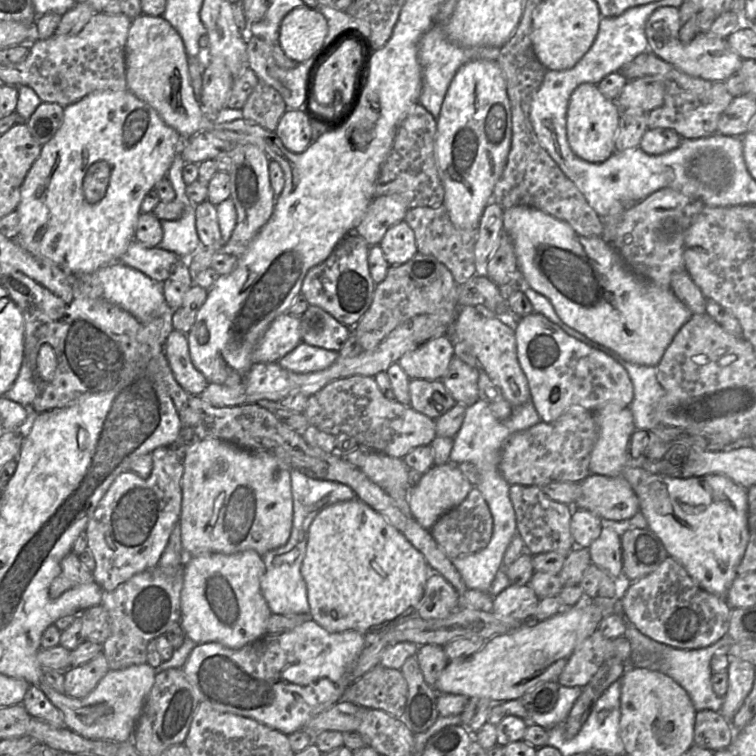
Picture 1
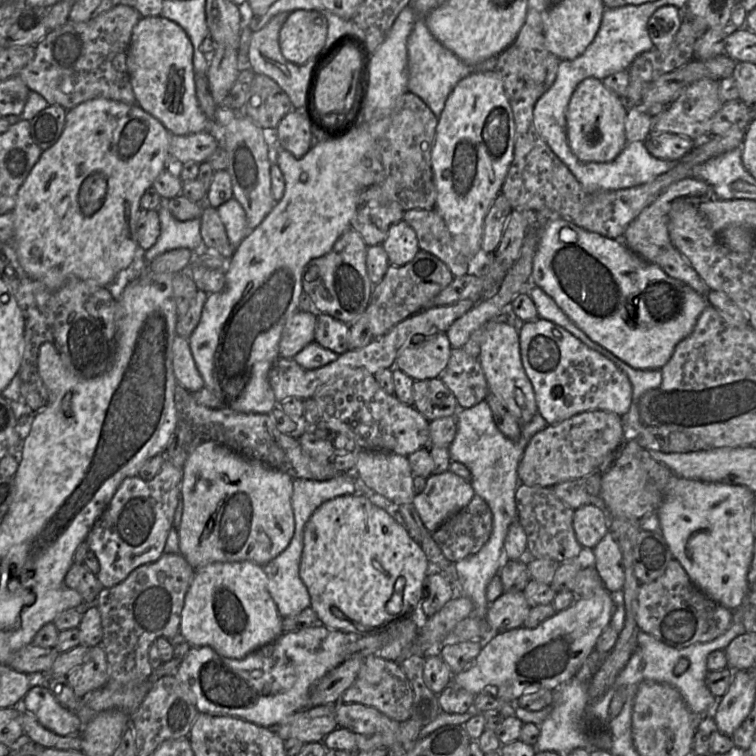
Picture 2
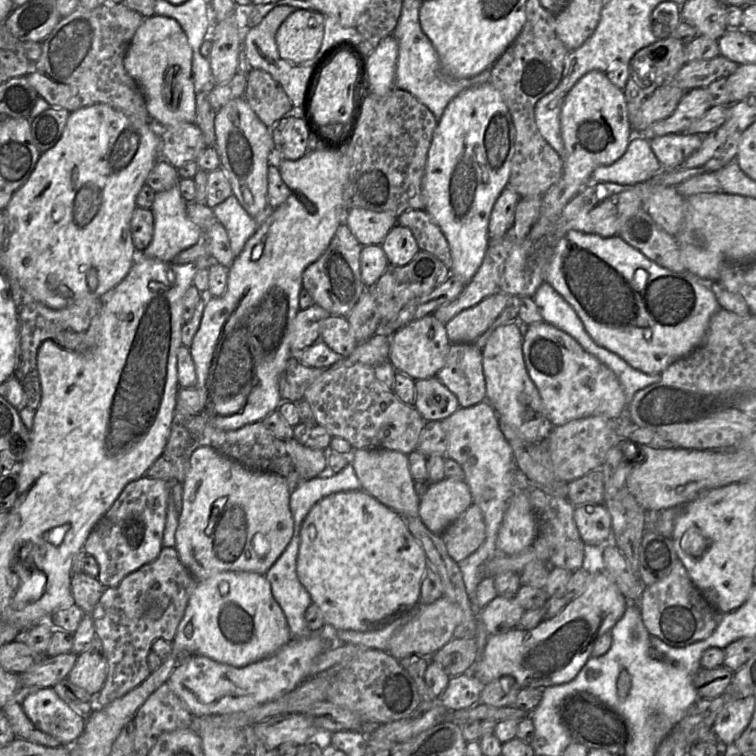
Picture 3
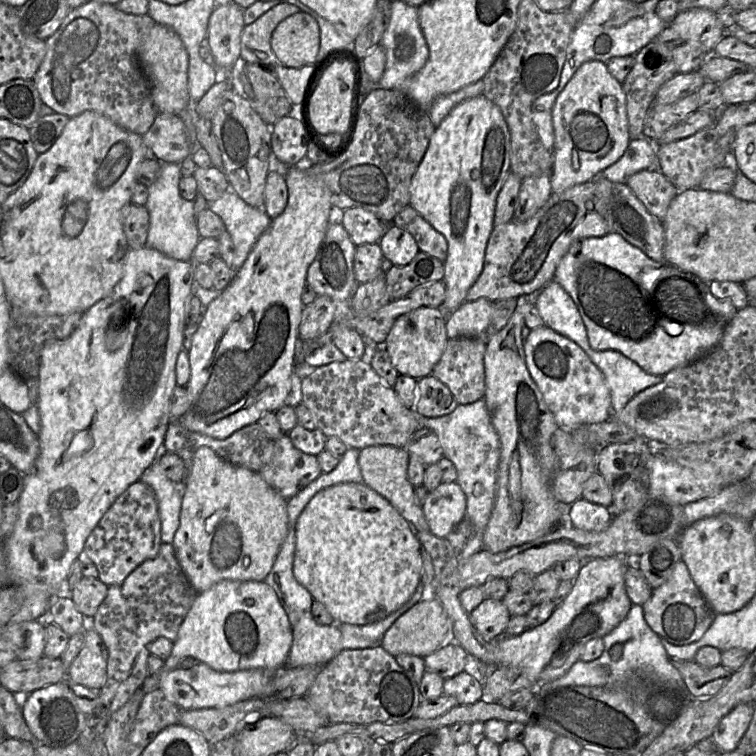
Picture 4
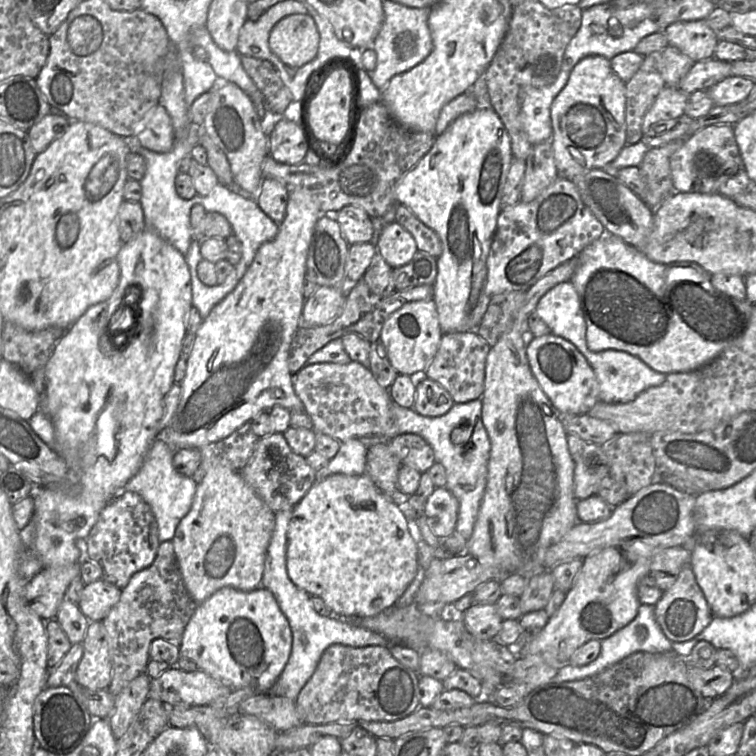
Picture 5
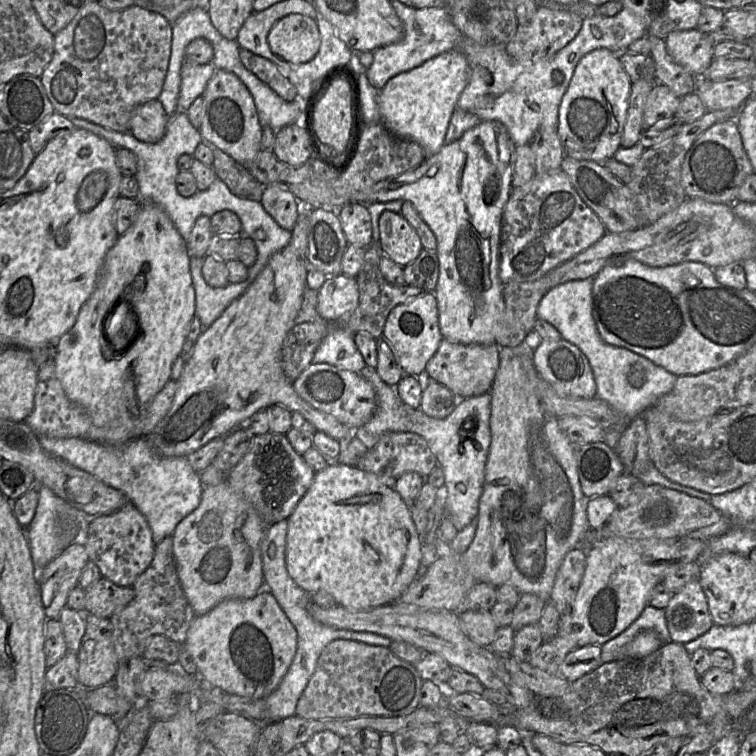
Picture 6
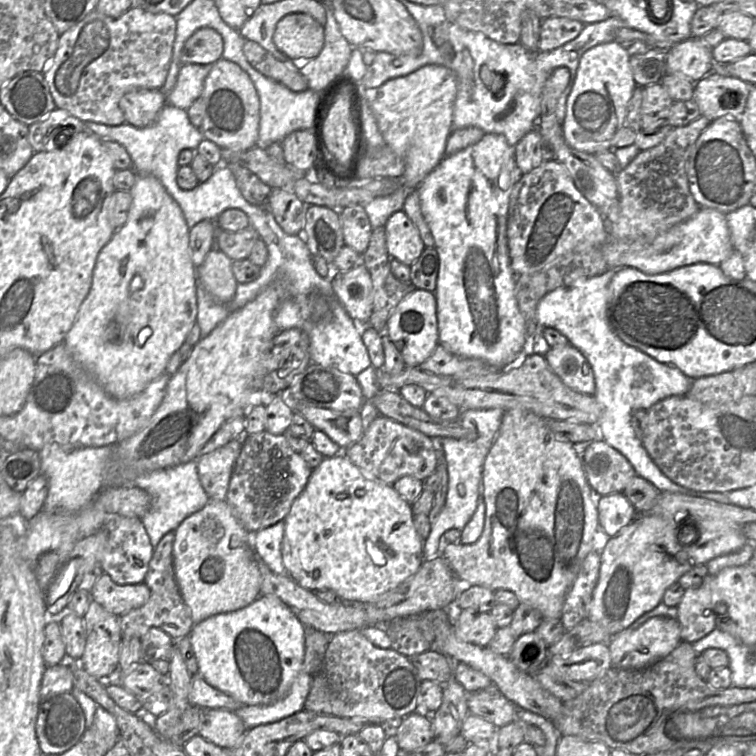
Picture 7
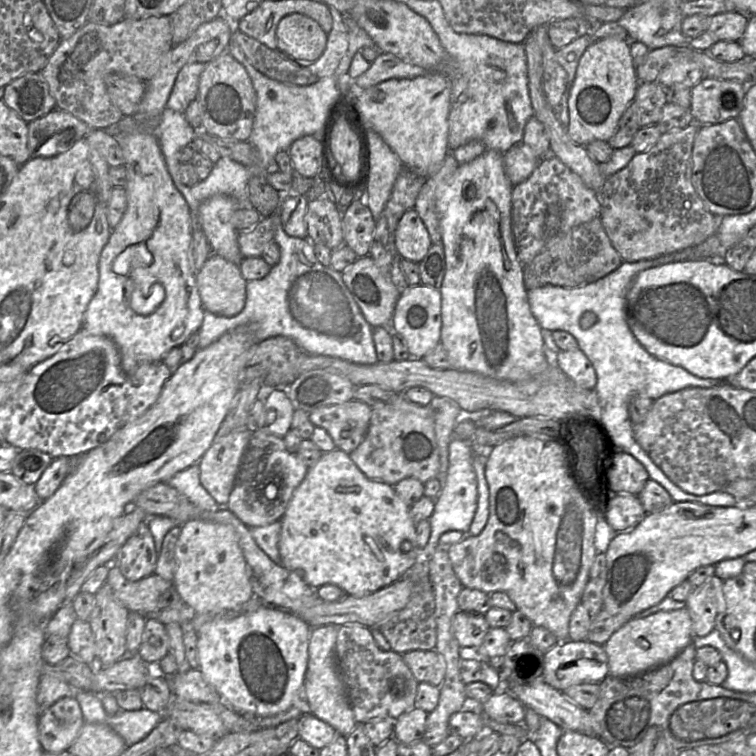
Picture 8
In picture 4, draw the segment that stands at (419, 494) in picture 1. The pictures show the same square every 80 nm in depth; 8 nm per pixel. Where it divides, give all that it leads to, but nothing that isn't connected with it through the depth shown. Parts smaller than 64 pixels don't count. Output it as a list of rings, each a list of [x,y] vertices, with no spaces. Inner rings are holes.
[[[456,482],[441,483],[427,494],[422,505],[429,532],[446,538],[466,514],[466,496]]]

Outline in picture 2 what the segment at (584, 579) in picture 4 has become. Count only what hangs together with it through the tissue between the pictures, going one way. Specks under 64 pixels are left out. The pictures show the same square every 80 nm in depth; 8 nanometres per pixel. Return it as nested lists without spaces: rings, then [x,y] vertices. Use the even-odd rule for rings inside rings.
[[[603,589],[590,597],[578,597],[570,607],[557,612],[534,628],[522,626],[494,633],[483,642],[481,651],[472,663],[464,671],[453,675],[451,683],[475,696],[484,693],[511,703],[515,703],[520,696],[532,689],[556,690],[576,675],[595,649],[598,637],[610,625],[615,607],[615,596]]]

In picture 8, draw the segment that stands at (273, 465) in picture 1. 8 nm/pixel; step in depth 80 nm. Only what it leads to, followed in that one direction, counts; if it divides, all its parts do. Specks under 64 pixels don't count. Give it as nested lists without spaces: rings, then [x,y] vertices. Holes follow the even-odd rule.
[[[203,520],[185,522],[174,559],[173,584],[192,615],[235,612],[254,597],[246,560],[230,526]]]

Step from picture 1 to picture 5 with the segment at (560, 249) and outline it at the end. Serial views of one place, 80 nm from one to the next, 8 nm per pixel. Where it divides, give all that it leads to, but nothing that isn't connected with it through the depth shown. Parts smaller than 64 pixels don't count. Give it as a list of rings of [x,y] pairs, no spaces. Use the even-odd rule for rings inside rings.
[[[604,234],[576,257],[577,267],[570,282],[579,297],[586,323],[586,341],[591,351],[618,350],[629,353],[654,371],[671,374],[699,369],[718,357],[747,330],[753,304],[715,289],[709,275],[690,262],[662,264],[648,259],[621,238]]]

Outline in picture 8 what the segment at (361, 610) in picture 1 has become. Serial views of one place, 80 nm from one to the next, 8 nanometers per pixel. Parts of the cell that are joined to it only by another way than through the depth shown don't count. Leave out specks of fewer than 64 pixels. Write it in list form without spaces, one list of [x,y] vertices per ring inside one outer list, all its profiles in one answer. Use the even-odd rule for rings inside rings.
[[[340,449],[322,452],[318,462],[308,468],[308,471],[301,483],[293,491],[287,508],[280,519],[281,532],[278,541],[278,550],[281,558],[281,565],[287,570],[296,573],[309,587],[317,589],[325,584],[333,584],[340,587],[346,595],[363,597],[371,594],[383,587],[386,587],[399,580],[403,574],[419,559],[421,559],[422,549],[418,545],[416,534],[416,523],[410,515],[410,507],[396,494],[393,486],[381,481],[368,478],[351,460],[349,454]],[[403,541],[411,543],[410,551],[403,551],[401,544]]]

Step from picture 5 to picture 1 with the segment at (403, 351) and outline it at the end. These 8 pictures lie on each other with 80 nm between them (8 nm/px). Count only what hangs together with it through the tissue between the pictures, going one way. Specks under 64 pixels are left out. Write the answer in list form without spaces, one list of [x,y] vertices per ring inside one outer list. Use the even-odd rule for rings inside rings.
[[[444,335],[404,354],[397,363],[410,379],[442,380],[453,356],[454,342]]]

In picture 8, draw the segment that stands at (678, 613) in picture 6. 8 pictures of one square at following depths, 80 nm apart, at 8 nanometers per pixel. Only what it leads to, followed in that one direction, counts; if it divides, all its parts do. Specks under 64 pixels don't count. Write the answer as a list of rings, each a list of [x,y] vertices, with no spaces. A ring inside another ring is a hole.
[[[713,575],[692,589],[685,607],[692,621],[694,637],[703,637],[715,628],[715,618],[718,612],[726,609],[723,595],[723,580]]]

